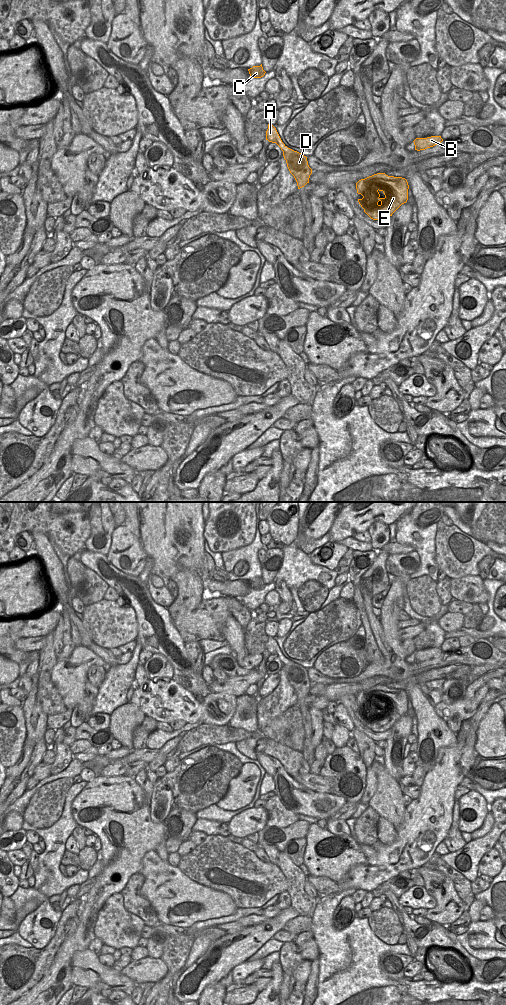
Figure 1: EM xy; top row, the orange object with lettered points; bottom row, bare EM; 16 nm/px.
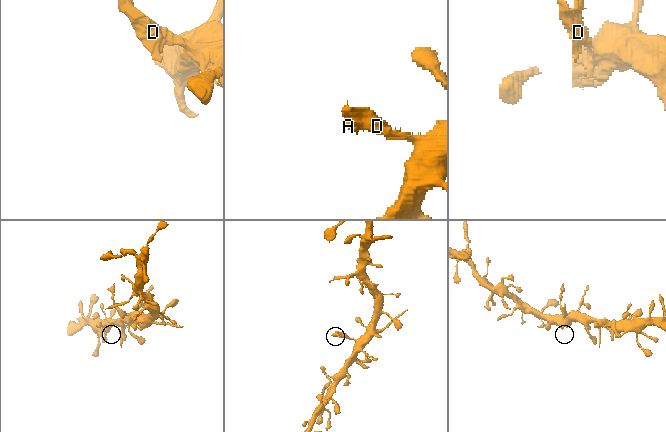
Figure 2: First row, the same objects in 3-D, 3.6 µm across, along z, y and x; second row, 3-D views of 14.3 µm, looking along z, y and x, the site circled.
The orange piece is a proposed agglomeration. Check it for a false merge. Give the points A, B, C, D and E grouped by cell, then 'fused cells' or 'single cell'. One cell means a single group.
groups A B E / C D; fused cells

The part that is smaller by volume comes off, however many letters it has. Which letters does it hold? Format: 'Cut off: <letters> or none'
Cut off: C, D.

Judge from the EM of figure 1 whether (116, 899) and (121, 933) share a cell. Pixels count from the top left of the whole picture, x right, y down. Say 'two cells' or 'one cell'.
one cell

